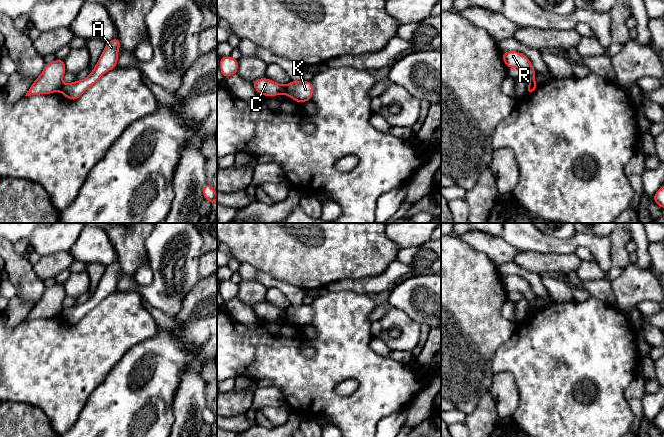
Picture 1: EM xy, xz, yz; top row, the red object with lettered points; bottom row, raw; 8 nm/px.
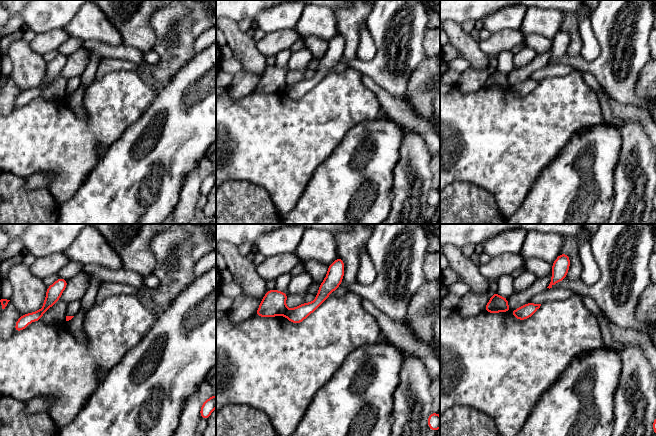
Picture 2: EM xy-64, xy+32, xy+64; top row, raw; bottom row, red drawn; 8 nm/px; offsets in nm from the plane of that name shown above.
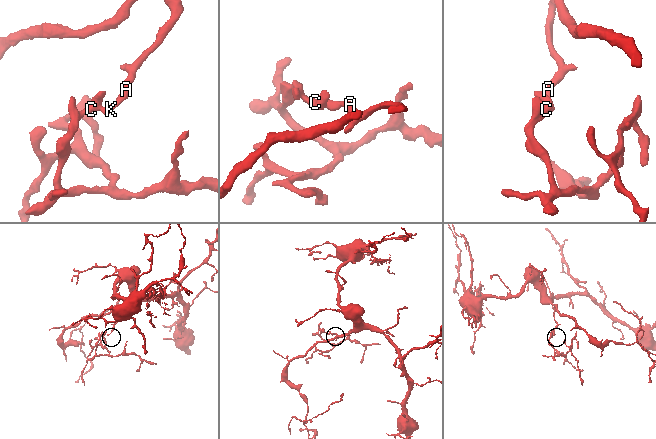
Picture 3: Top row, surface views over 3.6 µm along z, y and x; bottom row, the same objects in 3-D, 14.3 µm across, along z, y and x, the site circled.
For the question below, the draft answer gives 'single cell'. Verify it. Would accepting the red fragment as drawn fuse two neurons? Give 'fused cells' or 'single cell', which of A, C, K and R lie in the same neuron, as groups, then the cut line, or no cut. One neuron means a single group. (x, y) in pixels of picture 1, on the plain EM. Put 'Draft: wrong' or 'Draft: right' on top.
Draft: wrong
fused cells; groups A K / C R; cut xz (285, 310), (286, 317)

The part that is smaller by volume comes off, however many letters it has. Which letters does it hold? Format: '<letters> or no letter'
C, R

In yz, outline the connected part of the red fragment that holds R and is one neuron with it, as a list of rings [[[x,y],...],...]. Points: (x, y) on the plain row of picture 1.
[[[517,275],[504,276],[502,277],[502,282],[507,292],[518,291],[522,293],[523,299],[530,302],[528,310],[538,310],[534,302],[536,295],[534,294],[530,284],[524,278]]]

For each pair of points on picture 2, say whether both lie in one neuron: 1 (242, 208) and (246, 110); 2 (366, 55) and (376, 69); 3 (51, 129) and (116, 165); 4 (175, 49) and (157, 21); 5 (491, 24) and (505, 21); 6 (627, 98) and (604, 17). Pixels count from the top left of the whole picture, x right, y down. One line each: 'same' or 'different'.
1: different
2: different
3: different
4: same
5: same
6: same

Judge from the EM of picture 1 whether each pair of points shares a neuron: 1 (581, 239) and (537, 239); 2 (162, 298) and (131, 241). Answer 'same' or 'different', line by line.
1: same
2: different

